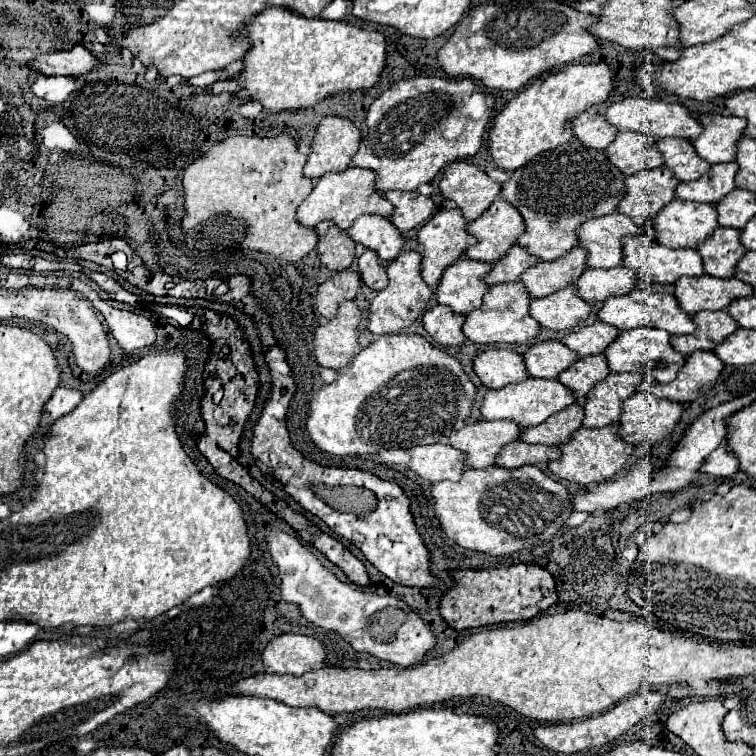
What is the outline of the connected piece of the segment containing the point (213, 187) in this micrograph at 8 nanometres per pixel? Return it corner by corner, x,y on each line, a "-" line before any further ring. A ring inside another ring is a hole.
231,136
211,146
183,172
183,218
181,230
215,236
229,248
241,248
297,262
315,248
315,230
303,230
295,222
299,204
311,194
311,178
303,175
305,156
299,154
291,136
247,138

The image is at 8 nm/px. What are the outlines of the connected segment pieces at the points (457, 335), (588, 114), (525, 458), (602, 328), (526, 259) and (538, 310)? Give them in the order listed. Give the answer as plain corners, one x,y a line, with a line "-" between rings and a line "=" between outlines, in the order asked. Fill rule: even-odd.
433,306
431,310
427,310
421,318
421,324
437,344
457,346
465,342
461,330
463,316
451,314
451,310
447,310
445,306
=
585,110
573,118
571,130
581,144
595,150
605,150
605,146
609,146
611,138
617,134
617,130
613,126
607,126
607,120
595,110
=
509,442
501,448
501,452
495,458
497,466
503,468
519,468
525,464
547,464
559,456
557,446
541,446
541,444
525,444
525,442
=
593,322
591,326
583,326
577,332
571,332
569,336
561,338
561,342
579,356
589,356
589,354
601,354
603,346
607,346
611,338
617,338
615,326
=
511,246
505,256
499,258
499,262
491,264
491,272
487,274
487,278
483,278
489,284
499,284
499,282
517,282
519,274
523,274
523,270
531,268
533,264
537,264
541,260
537,260
535,256
527,254
525,250
521,250
519,246
=
563,288
555,294
531,300
529,314
537,320
539,326
551,330
573,330
577,324
585,322
593,306
575,298
575,290

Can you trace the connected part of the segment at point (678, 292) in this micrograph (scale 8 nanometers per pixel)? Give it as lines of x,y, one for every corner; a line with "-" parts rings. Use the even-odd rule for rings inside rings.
707,274
699,278
683,276
675,284
675,298
679,308
687,314
701,310
725,310
735,298
751,296
751,286
737,278
717,280

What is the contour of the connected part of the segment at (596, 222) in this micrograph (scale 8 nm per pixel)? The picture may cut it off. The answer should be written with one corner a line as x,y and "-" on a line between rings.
613,212
613,214
605,214
605,216
591,218
591,220
583,222
577,228
577,244
587,250
587,266
591,266
591,268
615,268
615,266
621,266
621,256
623,256
619,238
627,236
627,234
643,234
643,232
645,230
641,226
635,226
631,222
631,218
623,218
623,214

